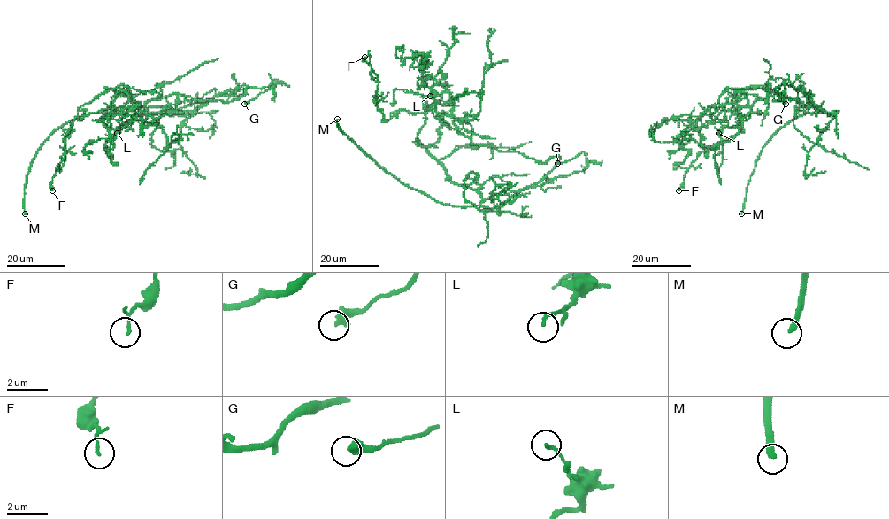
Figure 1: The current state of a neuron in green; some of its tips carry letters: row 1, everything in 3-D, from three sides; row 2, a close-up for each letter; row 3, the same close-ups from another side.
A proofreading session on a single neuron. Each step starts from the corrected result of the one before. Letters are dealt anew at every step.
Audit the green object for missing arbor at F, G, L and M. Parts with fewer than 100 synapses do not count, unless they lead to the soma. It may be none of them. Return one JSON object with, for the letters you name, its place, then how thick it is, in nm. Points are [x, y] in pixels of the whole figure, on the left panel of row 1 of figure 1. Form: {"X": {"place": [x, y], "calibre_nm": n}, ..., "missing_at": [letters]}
{"M": {"place": [25, 213], "calibre_nm": 280}, "missing_at": ["M"]}

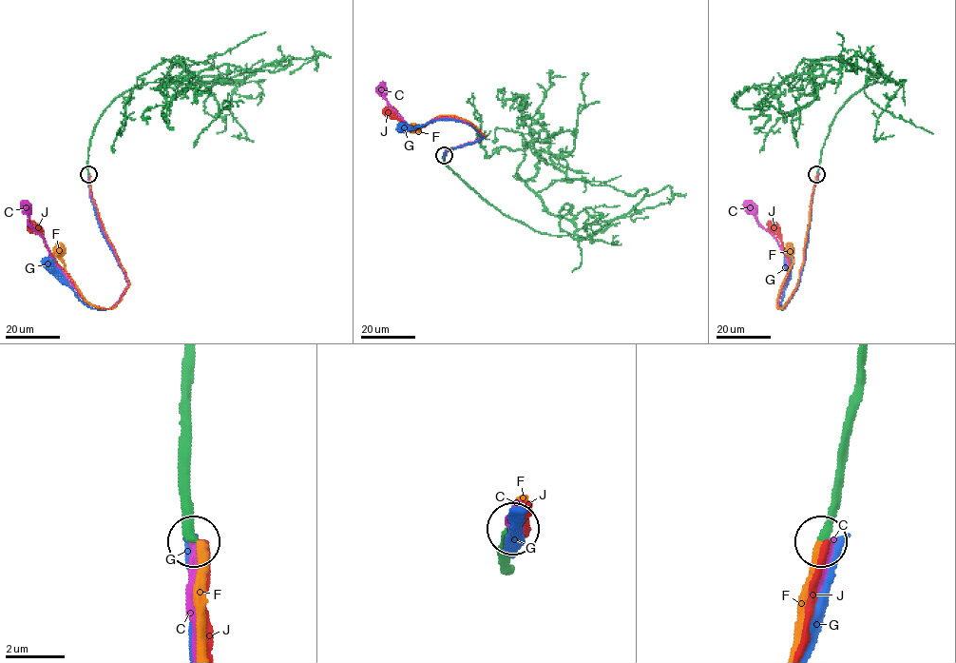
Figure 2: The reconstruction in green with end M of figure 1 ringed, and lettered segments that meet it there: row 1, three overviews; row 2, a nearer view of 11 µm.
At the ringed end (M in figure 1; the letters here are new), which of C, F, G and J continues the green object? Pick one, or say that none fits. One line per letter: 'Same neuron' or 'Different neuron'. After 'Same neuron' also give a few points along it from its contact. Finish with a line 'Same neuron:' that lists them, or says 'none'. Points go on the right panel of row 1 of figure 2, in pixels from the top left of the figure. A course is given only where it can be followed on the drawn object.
C: Different neuron
F: Different neuron
G: Different neuron
J: Different neuron
Same neuron: none

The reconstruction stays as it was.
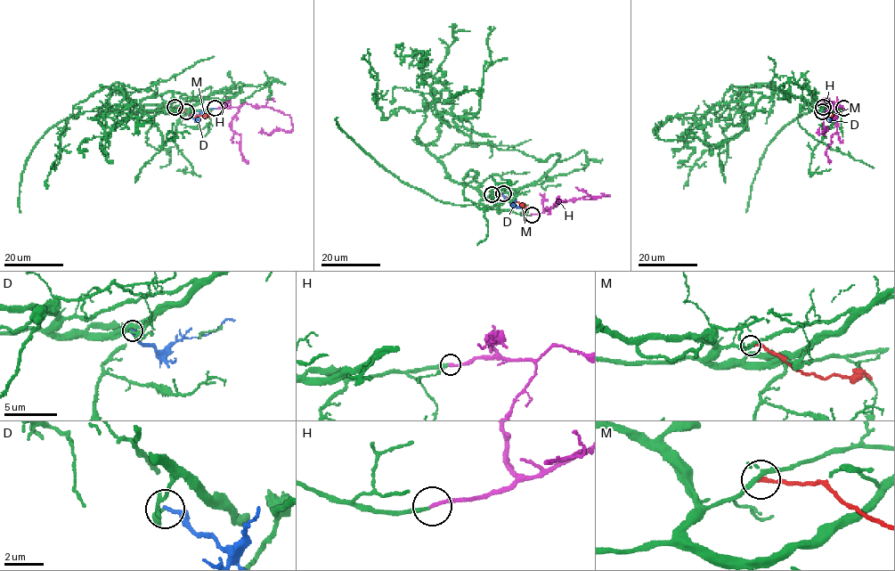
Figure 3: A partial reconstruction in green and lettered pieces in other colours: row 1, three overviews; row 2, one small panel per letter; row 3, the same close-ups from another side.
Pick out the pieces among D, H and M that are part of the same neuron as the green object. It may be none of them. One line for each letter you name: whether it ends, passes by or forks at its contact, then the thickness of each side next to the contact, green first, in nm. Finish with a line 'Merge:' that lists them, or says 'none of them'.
H: it ends | 220/200 nm
Merge: H

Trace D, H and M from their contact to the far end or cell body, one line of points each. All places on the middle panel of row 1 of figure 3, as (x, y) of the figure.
D: (503, 193), (519, 208), (532, 207)
H: (531, 214), (541, 213), (561, 201), (610, 195), (592, 197), (575, 187)
M: (492, 194), (501, 194), (526, 208)

